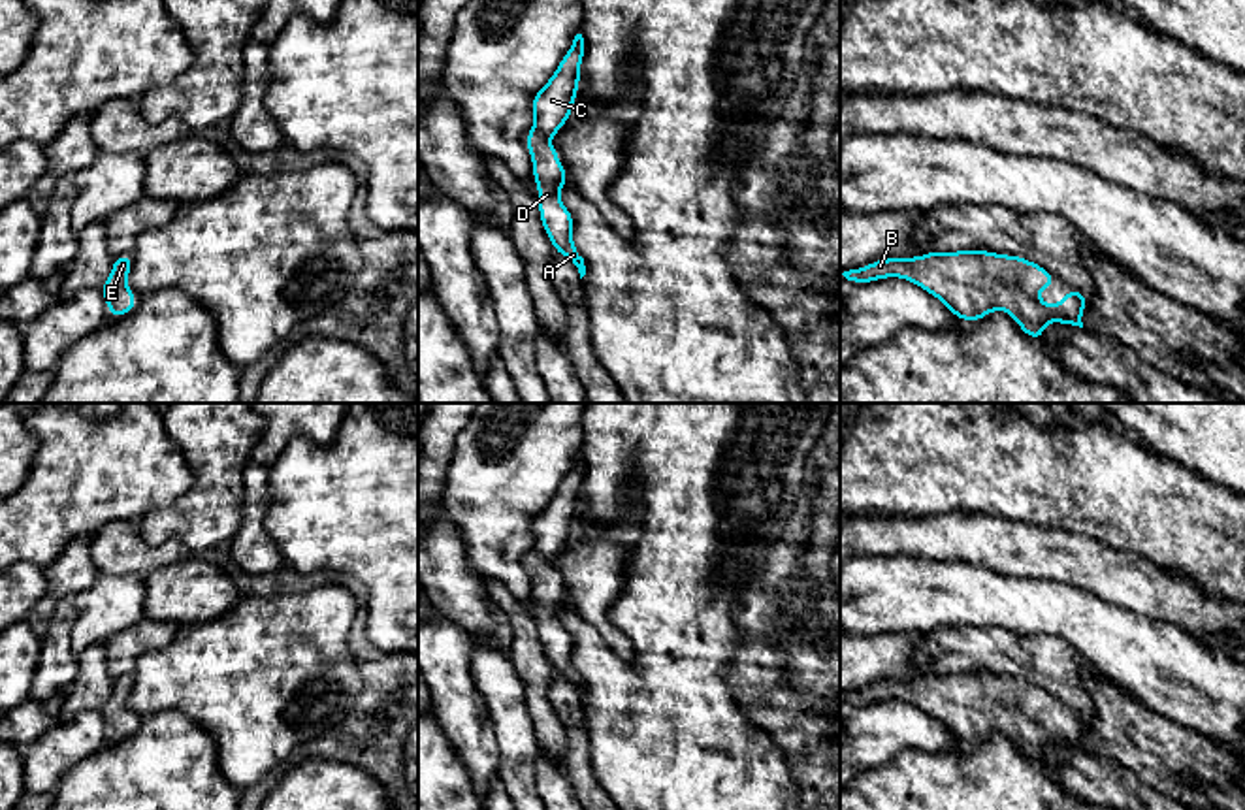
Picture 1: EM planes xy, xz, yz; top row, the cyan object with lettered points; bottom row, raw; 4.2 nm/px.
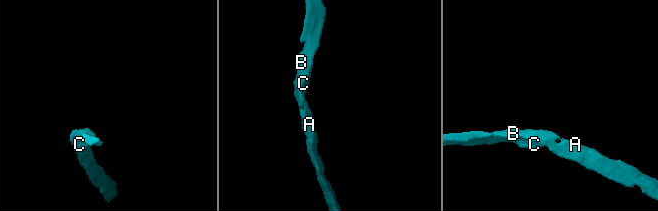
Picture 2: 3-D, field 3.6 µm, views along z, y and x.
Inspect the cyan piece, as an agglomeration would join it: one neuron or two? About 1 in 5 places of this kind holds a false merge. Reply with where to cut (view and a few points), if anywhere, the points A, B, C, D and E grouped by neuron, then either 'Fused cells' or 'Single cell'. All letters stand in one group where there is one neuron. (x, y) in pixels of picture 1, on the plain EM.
No split. Groups: A B C D E. Single cell

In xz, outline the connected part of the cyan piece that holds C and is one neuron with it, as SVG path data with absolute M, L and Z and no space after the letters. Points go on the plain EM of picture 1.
M576 456L573 467L561 480L548 505L531 520L535 543L525 558L525 567L533 584L533 603L539 608L539 640L554 672L569 680L586 697L584 680L573 665L574 640L559 620L559 610L569 605L550 559L558 556L571 539L580 507L580 488L584 478L584 460Z

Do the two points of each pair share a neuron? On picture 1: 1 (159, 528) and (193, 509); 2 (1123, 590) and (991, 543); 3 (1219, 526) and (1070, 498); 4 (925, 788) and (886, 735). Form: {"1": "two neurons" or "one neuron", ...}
{"1": "one neuron", "2": "one neuron", "3": "one neuron", "4": "two neurons"}

